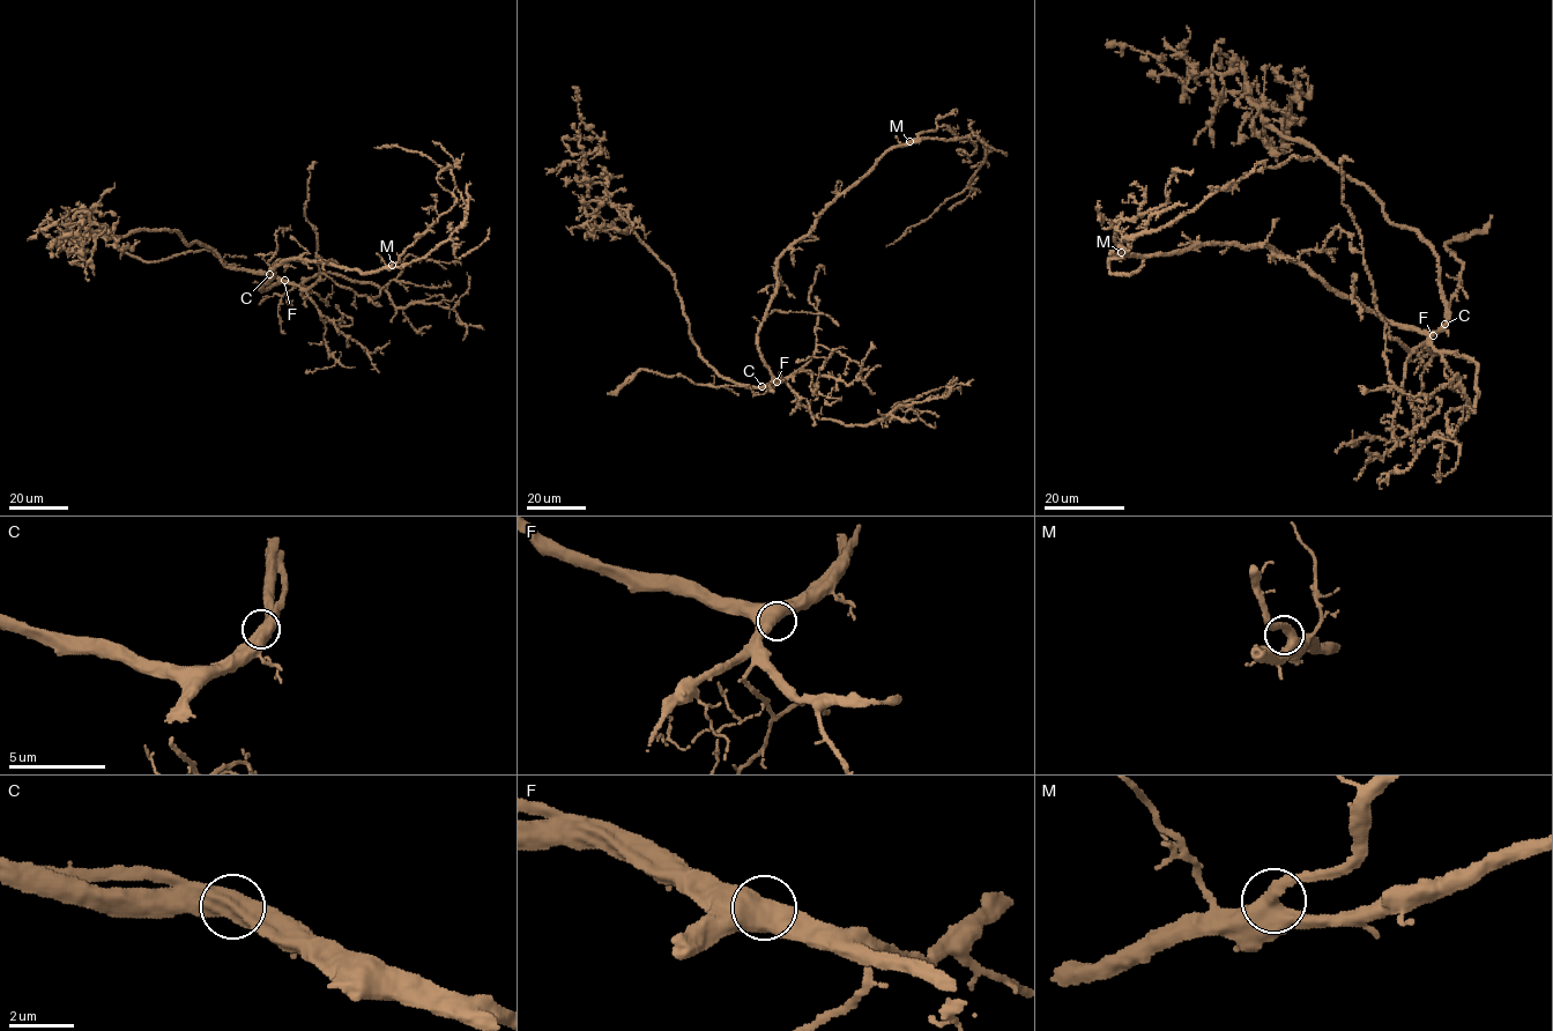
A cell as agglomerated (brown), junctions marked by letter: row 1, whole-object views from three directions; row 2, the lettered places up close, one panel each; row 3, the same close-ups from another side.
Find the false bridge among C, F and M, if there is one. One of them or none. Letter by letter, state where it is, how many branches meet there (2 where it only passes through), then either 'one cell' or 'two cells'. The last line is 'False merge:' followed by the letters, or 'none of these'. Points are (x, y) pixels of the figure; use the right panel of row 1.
C: at (1444, 324); 2 branches meet; one cell
F: at (1433, 335); 1 branches meet; one cell
M: at (1121, 252); 2 branches meet; one cell
False merge: none of these

